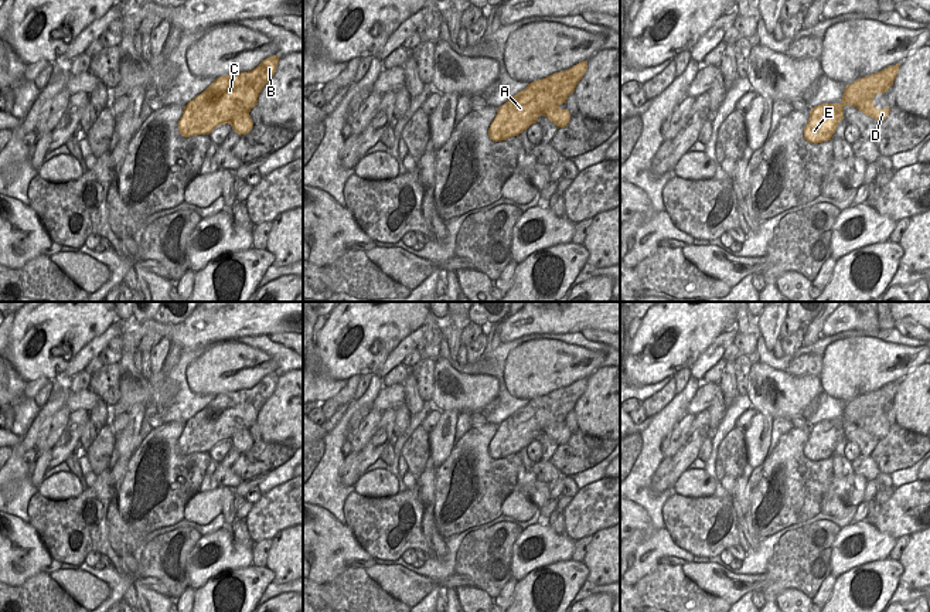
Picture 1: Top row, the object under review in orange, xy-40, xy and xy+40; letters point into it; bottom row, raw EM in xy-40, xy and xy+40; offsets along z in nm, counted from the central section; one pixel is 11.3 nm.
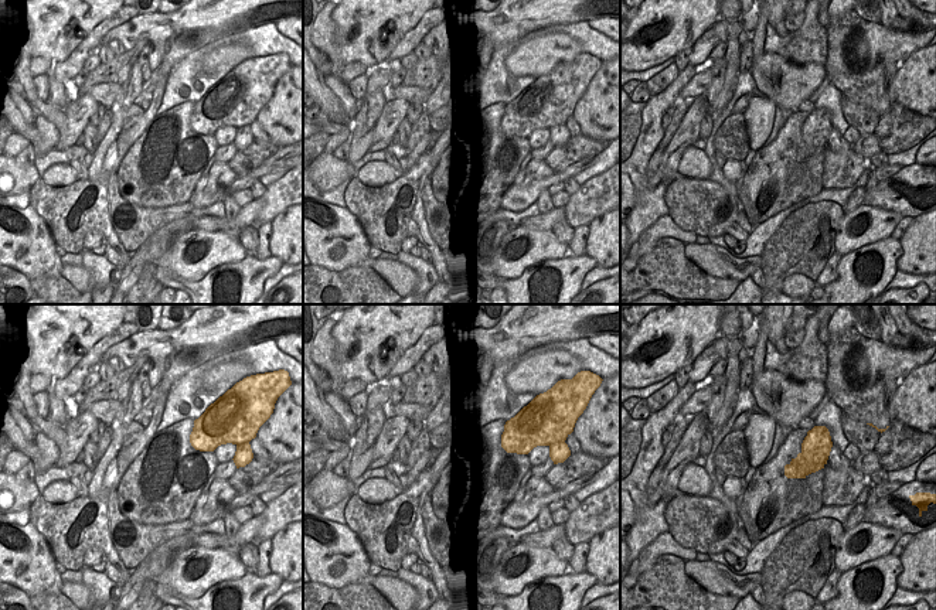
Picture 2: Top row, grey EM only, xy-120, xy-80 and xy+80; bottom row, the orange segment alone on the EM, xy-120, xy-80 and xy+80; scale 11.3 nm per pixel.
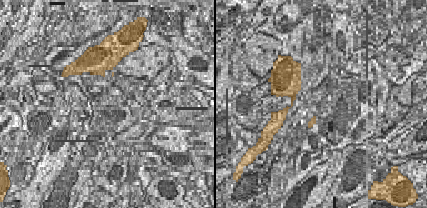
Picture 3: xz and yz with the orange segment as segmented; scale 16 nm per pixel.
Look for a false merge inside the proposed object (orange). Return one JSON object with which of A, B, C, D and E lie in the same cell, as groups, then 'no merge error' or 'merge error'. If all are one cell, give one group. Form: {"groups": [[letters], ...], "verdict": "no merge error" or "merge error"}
{"groups": [["A", "B", "C", "E"], ["D"]], "verdict": "merge error"}

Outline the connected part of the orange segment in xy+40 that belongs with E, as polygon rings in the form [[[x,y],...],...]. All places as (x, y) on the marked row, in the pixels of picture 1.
[[[845,86],[839,103],[821,103],[811,109],[808,123],[804,128],[804,139],[807,142],[818,144],[831,140],[838,123],[844,119],[844,106],[852,106],[845,101],[848,86]]]

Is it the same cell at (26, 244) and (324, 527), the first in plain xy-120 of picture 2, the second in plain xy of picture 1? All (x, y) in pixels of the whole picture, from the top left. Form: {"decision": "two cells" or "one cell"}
{"decision": "one cell"}

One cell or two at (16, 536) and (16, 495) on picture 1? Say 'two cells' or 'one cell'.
two cells

